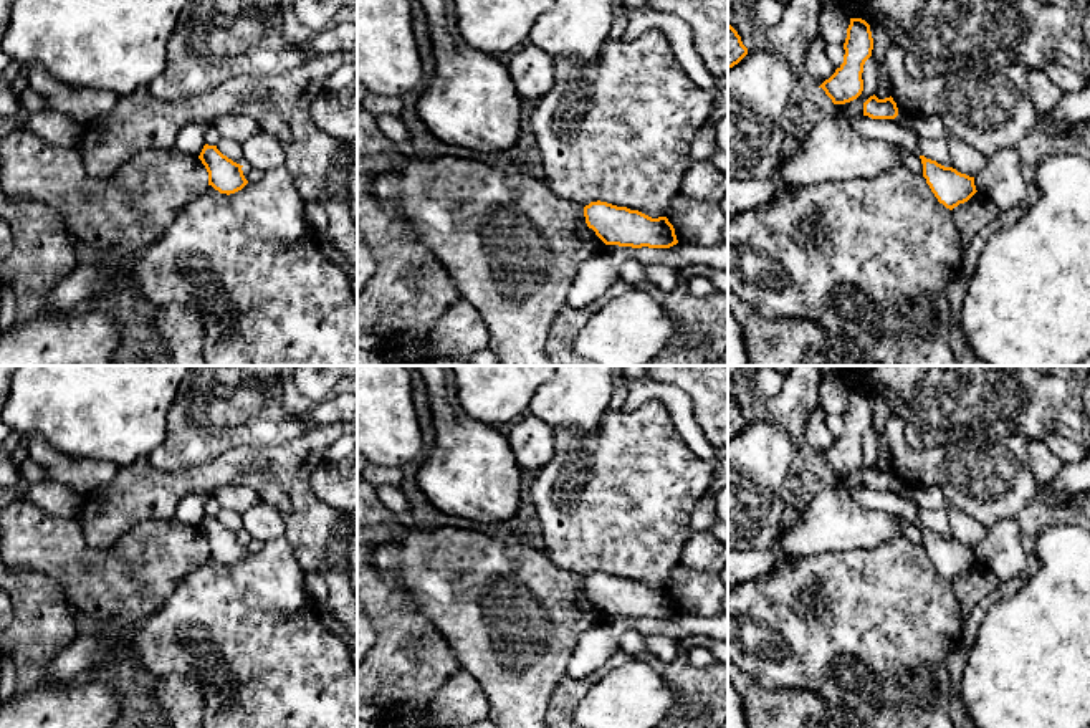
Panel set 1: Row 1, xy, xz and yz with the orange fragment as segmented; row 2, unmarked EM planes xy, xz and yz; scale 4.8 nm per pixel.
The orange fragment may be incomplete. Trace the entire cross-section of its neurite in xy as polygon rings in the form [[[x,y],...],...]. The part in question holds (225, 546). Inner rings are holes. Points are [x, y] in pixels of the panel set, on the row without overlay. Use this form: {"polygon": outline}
{"polygon": [[[205,515],[198,529],[208,543],[208,556],[220,564],[235,564],[248,554],[241,541],[243,536],[223,526],[217,516]]]}

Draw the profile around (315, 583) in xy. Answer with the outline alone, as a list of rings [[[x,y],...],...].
[[[306,571],[304,586],[313,602],[324,606],[327,597],[327,584],[323,574],[316,571]]]

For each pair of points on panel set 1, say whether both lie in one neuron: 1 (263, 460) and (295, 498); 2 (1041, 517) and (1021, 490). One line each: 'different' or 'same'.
1: same
2: different

